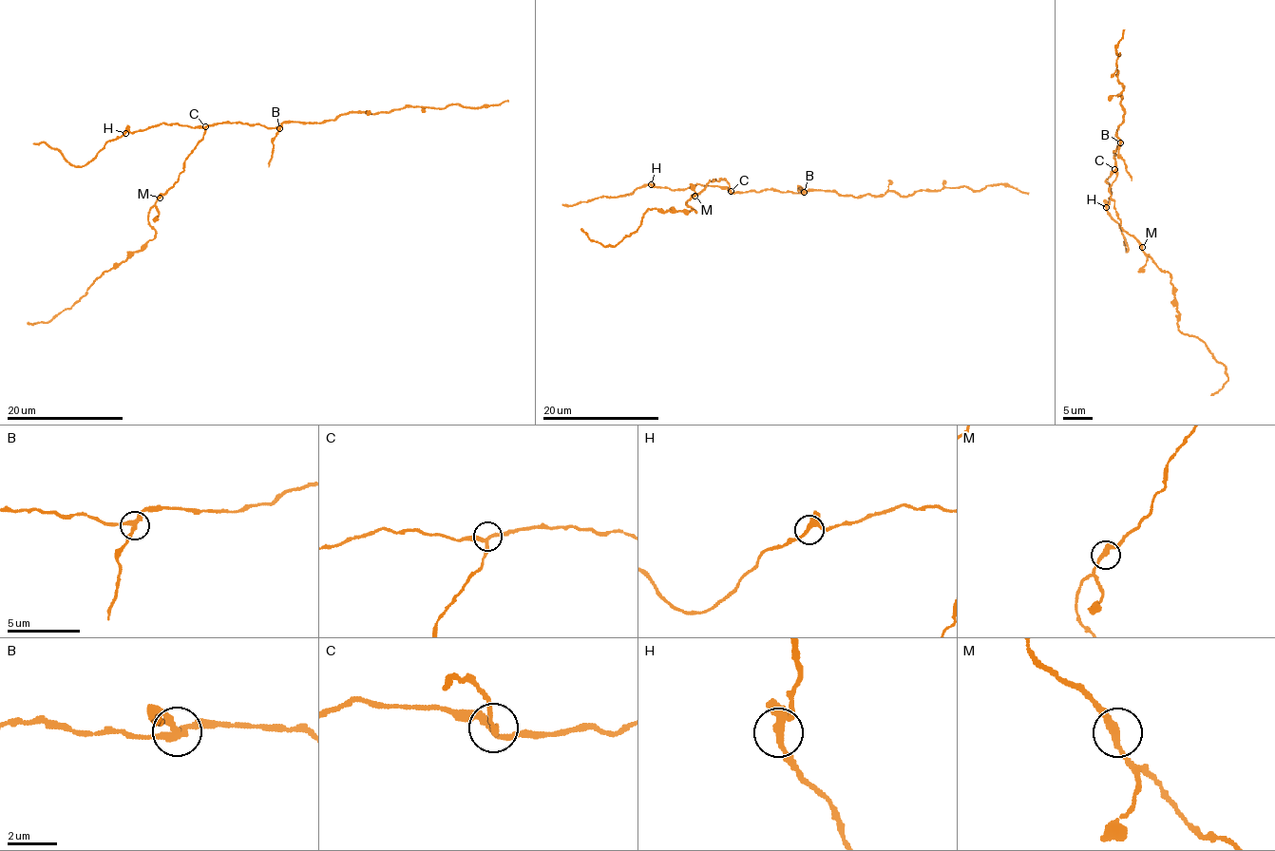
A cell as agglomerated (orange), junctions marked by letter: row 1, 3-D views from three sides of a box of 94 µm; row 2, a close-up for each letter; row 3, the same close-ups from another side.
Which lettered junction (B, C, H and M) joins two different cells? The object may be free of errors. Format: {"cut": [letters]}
{"cut": ["B"]}

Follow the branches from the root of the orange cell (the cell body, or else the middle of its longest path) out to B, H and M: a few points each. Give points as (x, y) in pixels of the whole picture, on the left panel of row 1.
B: (205, 128), (237, 122), (279, 128)
H: (205, 128), (171, 122), (125, 133)
M: (205, 128), (203, 138), (184, 161), (178, 179), (160, 198)

